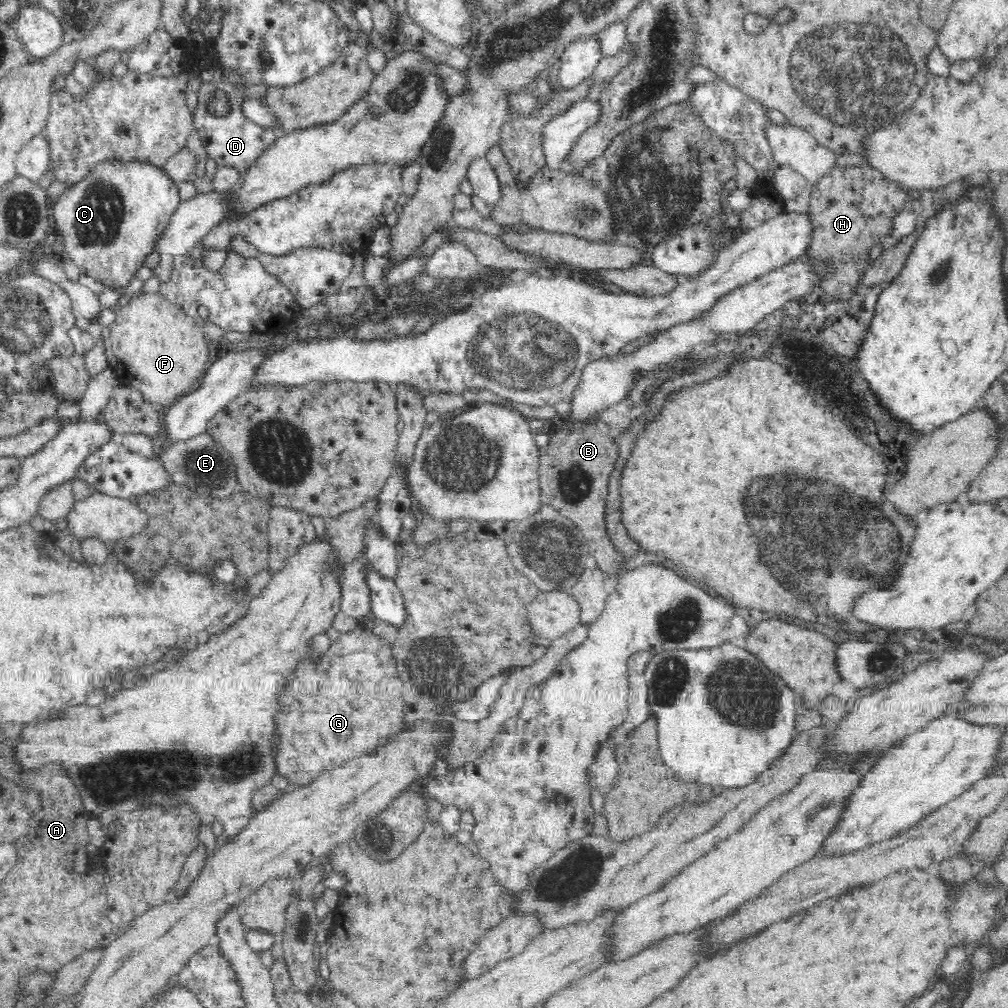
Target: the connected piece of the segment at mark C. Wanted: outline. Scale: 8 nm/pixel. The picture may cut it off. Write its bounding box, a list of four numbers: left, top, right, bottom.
[53,160,180,288]

